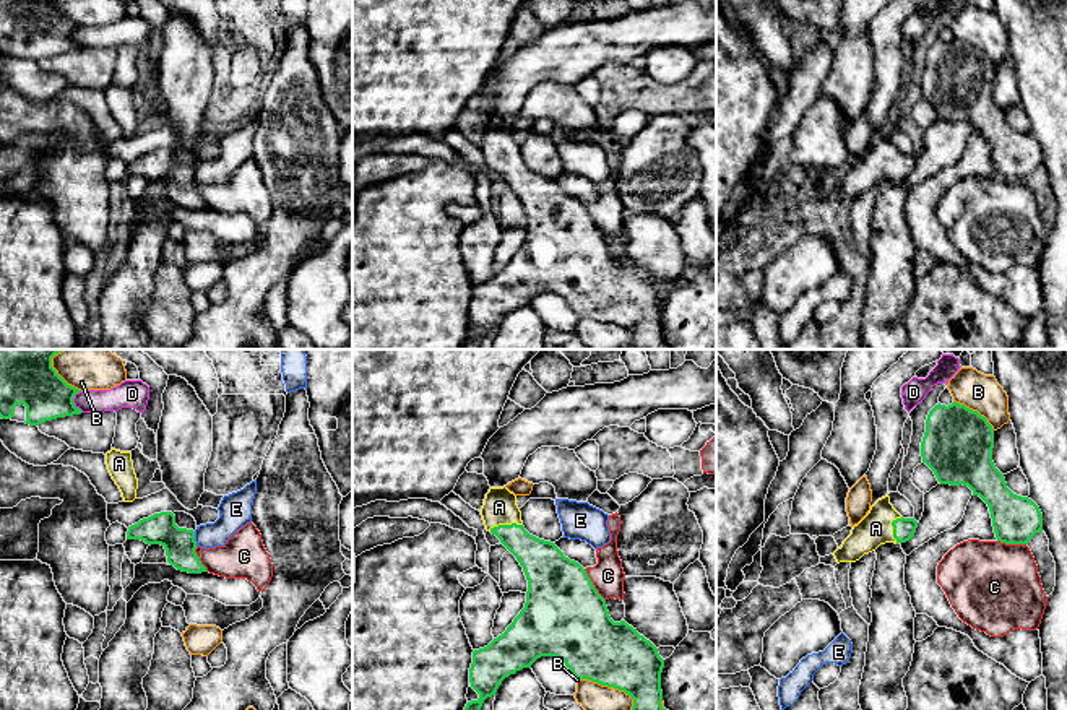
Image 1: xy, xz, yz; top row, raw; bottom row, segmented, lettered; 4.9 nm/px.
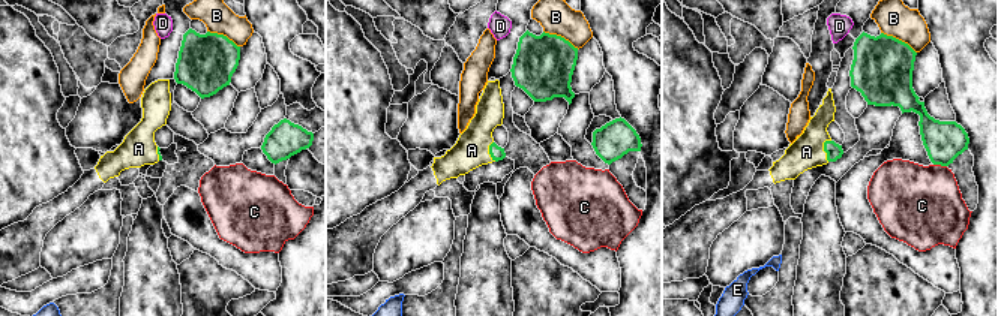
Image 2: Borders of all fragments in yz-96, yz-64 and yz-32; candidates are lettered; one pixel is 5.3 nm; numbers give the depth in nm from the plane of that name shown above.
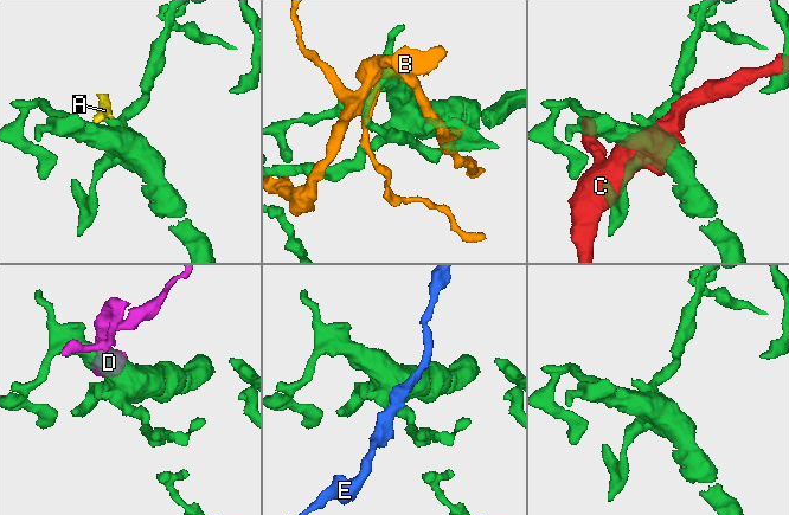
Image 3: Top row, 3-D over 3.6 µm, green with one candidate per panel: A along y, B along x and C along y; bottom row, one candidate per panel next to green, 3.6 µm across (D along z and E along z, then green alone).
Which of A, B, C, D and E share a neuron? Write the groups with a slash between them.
A / B / C / D / E

